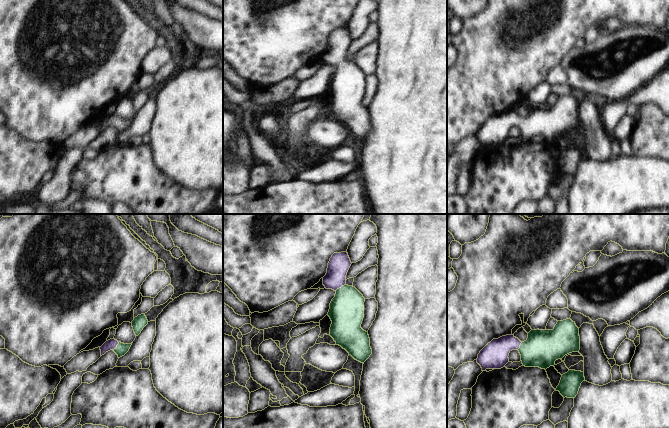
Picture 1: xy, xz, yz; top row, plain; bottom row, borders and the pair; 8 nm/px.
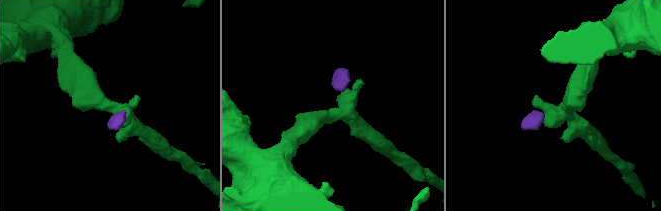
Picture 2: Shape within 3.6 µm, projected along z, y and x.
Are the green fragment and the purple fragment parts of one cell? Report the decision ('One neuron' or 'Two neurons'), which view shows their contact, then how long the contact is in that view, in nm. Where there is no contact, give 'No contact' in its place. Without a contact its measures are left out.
One neuron. Touches green in xz. Shared border 110 nm.

